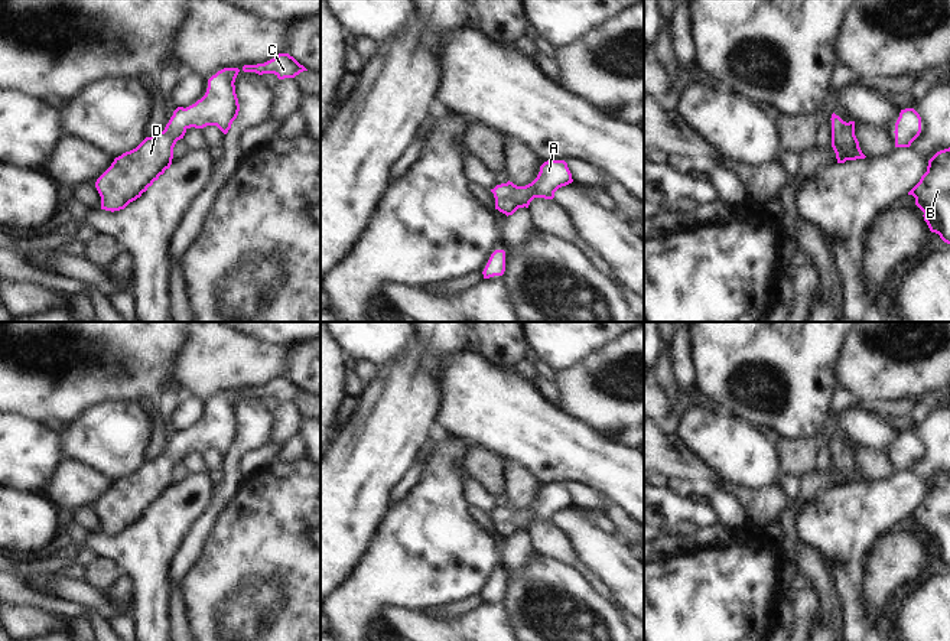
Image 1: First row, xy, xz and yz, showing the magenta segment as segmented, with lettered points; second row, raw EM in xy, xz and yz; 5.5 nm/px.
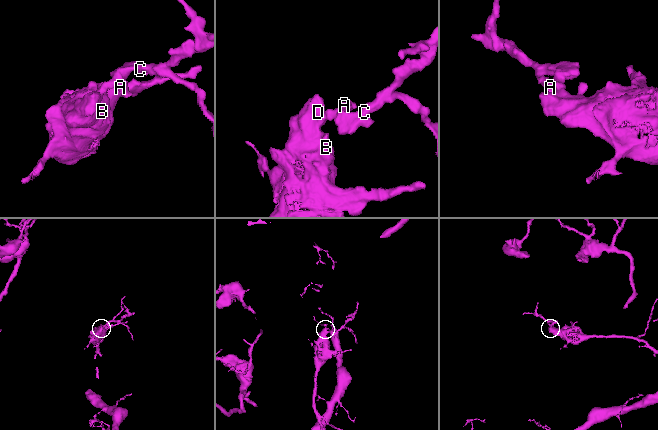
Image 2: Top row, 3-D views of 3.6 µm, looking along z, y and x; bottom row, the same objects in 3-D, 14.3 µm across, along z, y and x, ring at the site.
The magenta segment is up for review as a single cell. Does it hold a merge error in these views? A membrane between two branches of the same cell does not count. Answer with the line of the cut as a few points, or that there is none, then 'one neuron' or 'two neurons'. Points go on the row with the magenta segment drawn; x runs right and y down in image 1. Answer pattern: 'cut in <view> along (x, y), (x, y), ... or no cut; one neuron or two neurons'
no cut; one neuron

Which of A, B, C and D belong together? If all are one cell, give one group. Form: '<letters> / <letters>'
A B C D

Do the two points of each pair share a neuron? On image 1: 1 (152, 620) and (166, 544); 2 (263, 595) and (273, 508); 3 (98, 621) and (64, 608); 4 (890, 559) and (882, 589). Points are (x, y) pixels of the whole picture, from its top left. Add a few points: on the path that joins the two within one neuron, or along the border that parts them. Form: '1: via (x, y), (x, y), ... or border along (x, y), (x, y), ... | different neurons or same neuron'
1: via (152, 601), (152, 563) | same neuron
2: via (263, 573), (263, 537), (266, 530) | same neuron
3: via (90, 615), (72, 611) | same neuron
4: via (890, 566), (882, 582) | same neuron

